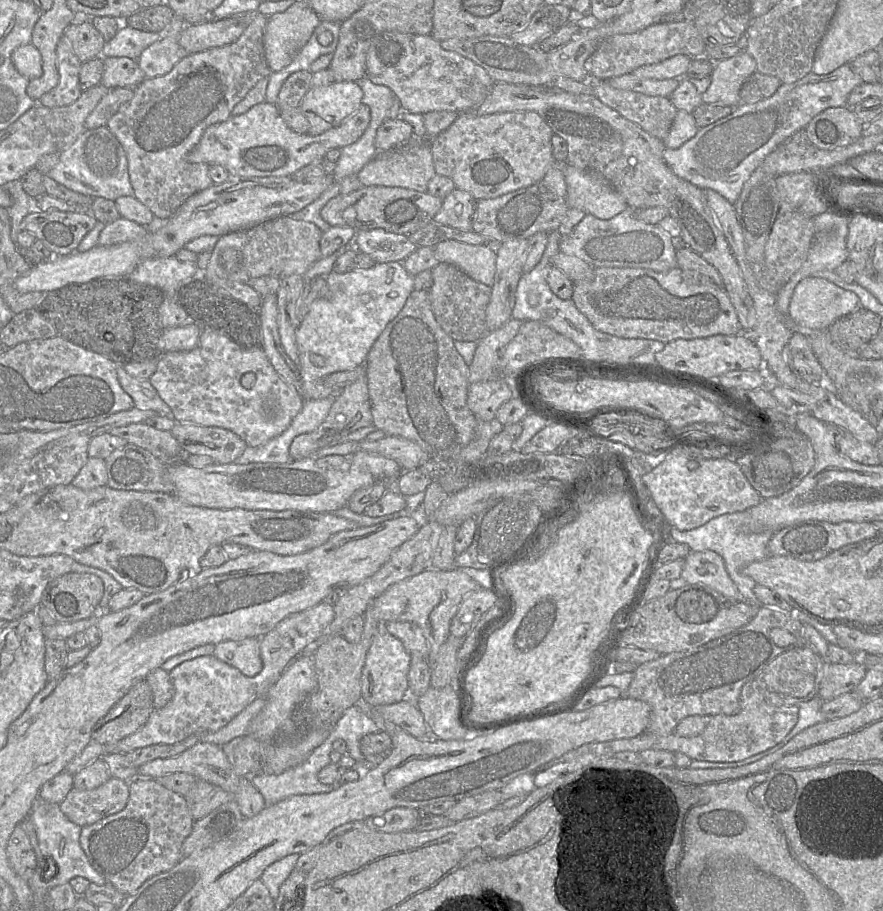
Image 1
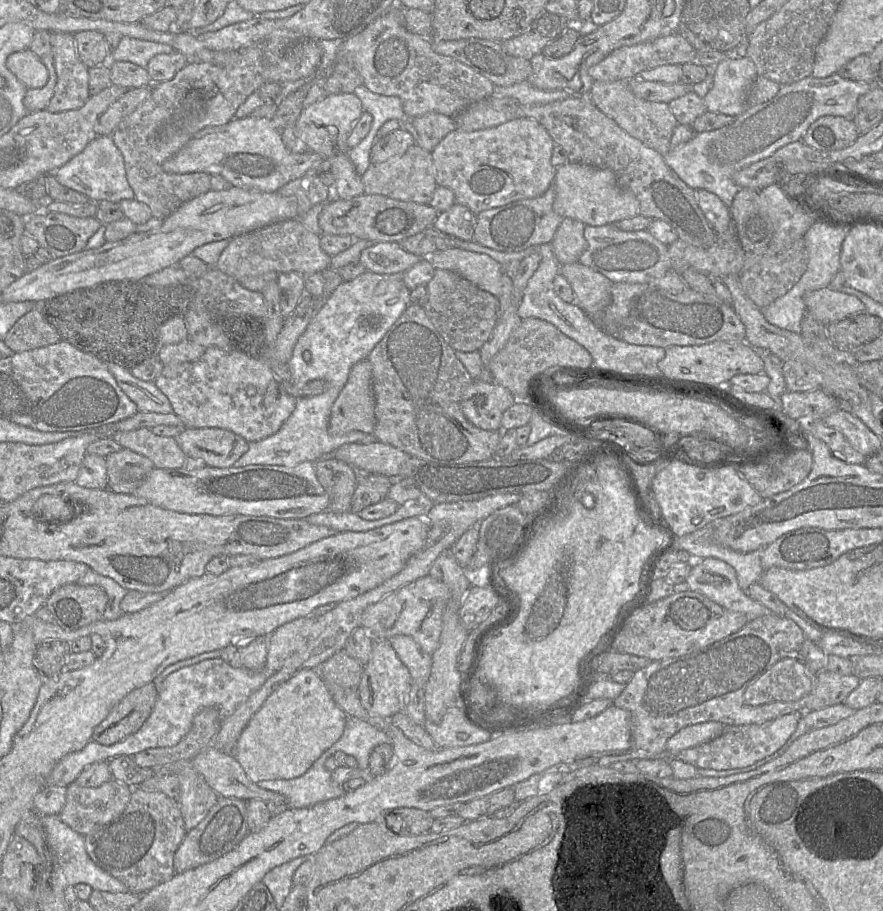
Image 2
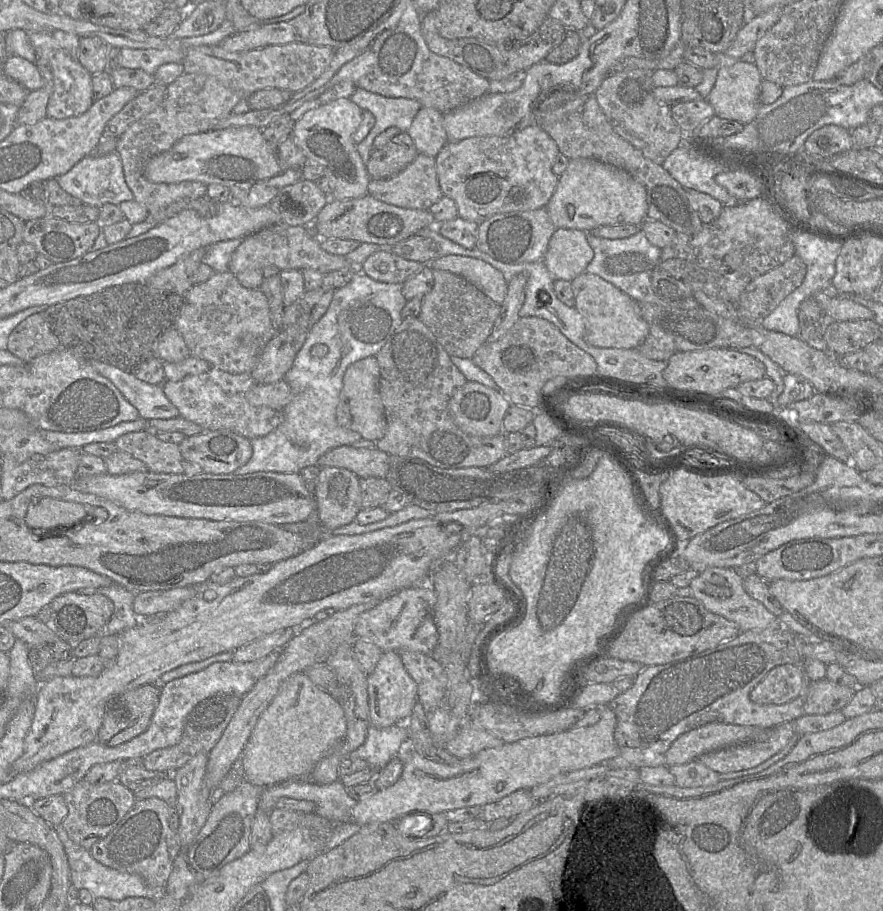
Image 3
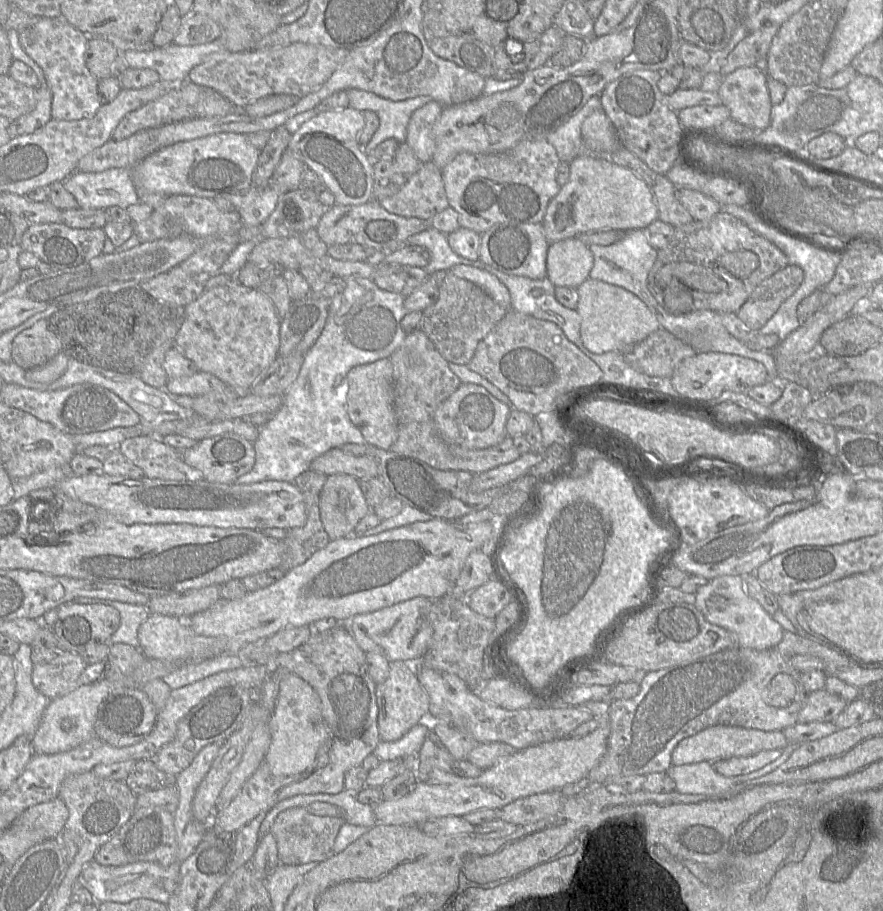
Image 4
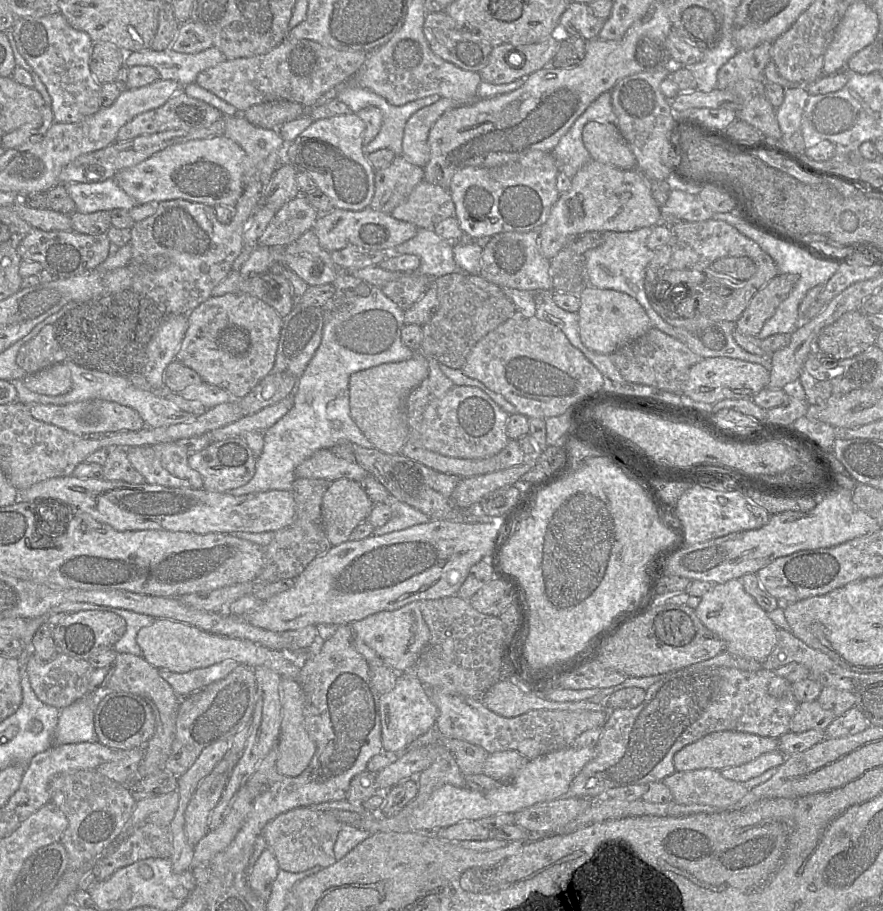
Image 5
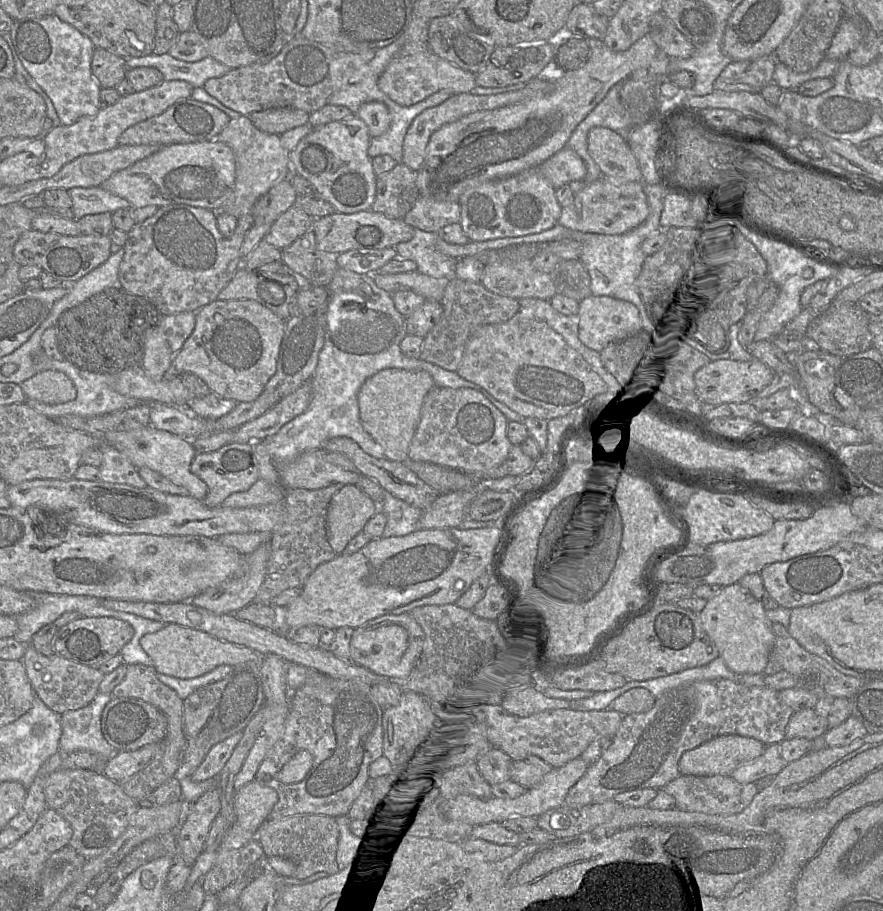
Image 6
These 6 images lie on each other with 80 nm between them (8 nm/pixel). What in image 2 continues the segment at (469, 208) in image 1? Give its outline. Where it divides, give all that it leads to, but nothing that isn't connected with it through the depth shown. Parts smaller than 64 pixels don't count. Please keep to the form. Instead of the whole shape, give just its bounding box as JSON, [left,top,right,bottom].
[434,204,476,241]

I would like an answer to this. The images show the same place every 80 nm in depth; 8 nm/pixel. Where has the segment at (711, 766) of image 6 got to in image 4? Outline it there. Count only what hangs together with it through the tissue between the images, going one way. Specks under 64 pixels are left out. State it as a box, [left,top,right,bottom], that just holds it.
[672,725,788,766]

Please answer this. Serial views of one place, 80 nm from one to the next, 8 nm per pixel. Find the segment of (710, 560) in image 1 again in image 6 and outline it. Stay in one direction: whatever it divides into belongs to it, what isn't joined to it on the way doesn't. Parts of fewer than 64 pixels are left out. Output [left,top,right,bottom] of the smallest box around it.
[698,583,775,673]

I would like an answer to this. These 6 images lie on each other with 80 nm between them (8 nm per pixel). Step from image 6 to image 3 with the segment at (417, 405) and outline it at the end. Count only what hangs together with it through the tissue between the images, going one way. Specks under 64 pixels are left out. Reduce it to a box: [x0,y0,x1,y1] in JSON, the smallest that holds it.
[336,356,386,442]

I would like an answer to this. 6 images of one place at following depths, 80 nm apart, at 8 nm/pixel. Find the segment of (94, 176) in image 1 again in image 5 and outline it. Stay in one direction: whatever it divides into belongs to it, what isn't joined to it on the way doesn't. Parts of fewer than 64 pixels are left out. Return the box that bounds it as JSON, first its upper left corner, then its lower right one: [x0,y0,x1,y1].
[65,177,137,214]

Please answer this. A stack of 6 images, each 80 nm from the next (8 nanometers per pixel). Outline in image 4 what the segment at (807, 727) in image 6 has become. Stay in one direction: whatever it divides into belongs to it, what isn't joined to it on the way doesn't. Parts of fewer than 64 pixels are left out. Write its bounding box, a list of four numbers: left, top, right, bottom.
[797,689,848,722]

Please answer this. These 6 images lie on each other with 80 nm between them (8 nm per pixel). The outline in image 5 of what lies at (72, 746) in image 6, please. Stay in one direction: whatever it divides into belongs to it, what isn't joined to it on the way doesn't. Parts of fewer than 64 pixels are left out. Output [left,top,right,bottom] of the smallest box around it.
[54,688,113,744]

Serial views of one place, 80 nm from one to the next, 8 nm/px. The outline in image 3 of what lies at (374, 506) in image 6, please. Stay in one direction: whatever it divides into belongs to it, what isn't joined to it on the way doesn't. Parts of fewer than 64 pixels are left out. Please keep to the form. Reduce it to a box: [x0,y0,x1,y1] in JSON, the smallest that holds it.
[314,467,361,532]

